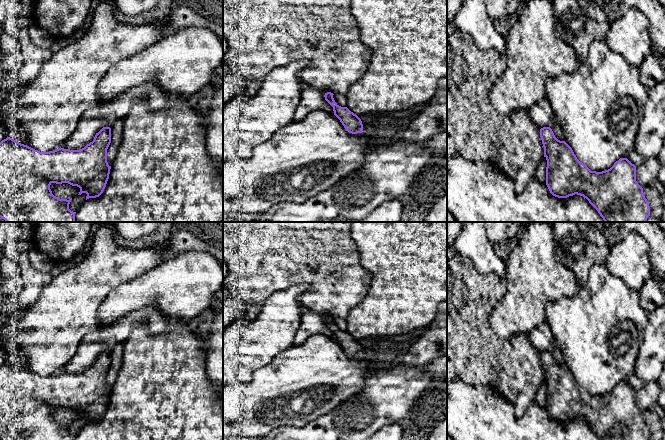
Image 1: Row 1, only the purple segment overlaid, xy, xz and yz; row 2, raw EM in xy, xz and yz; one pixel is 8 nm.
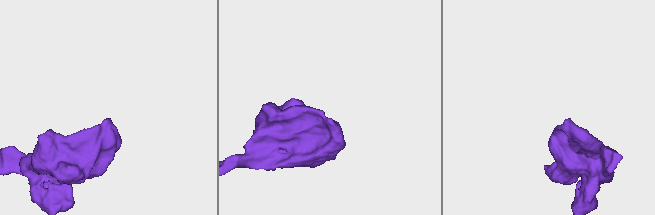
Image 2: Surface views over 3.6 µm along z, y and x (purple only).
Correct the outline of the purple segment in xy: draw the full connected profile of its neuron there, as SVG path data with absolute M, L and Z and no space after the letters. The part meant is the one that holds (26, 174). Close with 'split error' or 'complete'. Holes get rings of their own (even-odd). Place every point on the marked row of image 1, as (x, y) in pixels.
M103 127L94 140L79 150L58 148L40 152L7 137L0 142L0 217L6 222L75 222L75 214L69 209L72 200L60 199L52 194L52 183L68 183L80 188L78 195L86 193L86 200L99 197L109 179L111 166L107 162L107 149L111 143L111 128Z; complete

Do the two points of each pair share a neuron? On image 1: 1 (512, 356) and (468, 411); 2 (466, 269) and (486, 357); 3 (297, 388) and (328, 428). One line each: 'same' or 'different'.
1: different
2: same
3: different

